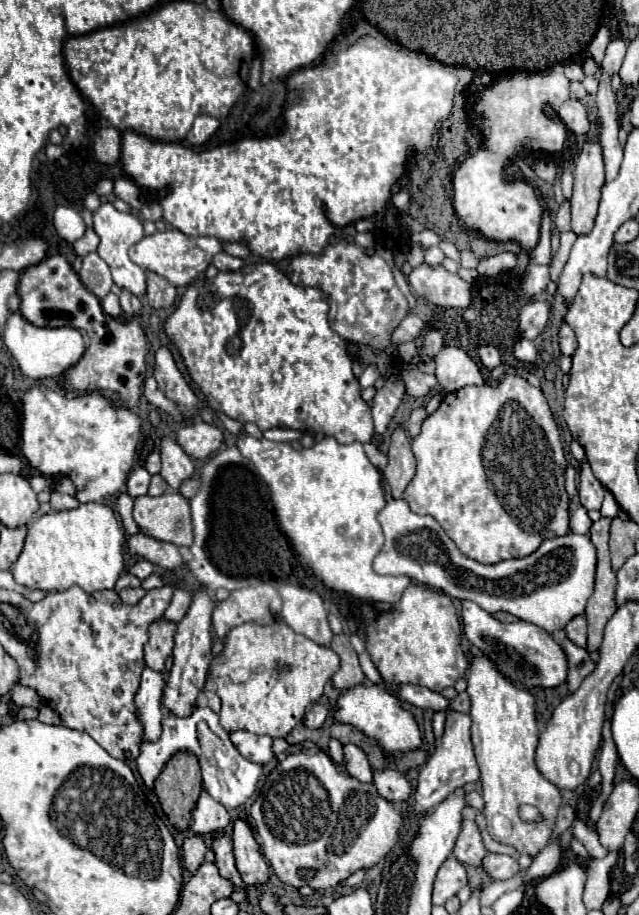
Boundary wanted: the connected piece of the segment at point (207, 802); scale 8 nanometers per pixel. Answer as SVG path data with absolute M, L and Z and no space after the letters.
M201 792L197 808L193 812L191 830L199 836L215 836L225 832L229 824L229 812L223 810L223 806L219 806L219 802L215 802L207 792Z

